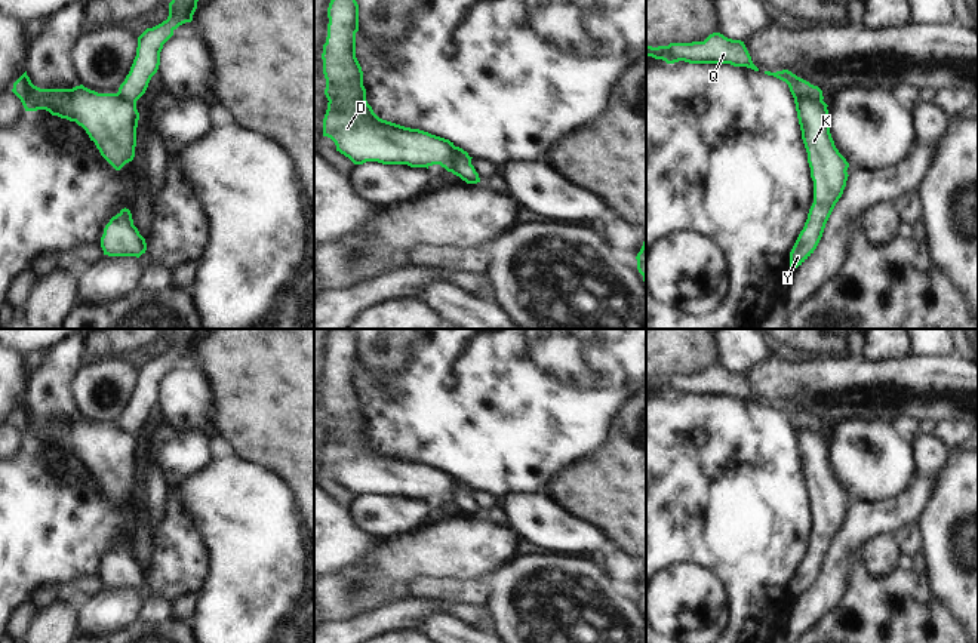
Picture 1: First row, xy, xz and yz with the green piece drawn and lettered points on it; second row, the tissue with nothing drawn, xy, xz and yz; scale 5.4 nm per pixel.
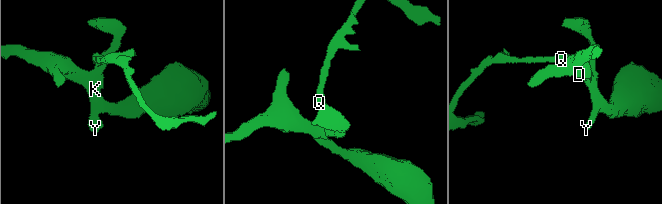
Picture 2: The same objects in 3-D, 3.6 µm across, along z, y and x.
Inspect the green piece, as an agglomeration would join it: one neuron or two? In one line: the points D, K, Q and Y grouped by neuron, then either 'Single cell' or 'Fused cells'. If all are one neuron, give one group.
Groups: D K Y / Q. Fused cells.

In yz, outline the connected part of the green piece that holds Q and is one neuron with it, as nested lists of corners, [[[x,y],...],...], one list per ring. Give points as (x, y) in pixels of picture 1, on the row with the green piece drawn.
[[[720,33],[710,34],[704,41],[670,43],[658,47],[646,46],[646,56],[662,59],[667,64],[679,61],[689,64],[731,64],[759,71],[744,41],[728,39]]]

